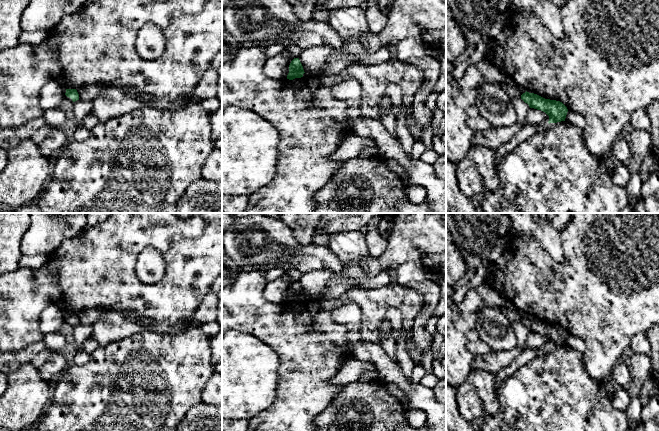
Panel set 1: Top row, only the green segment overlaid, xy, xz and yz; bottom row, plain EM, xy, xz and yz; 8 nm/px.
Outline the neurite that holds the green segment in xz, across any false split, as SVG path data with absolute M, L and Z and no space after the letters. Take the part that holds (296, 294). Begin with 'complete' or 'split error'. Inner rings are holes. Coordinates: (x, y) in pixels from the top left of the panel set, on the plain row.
complete | M294 282L289 289L289 297L287 299L287 303L293 304L295 302L301 302L303 301L304 297L304 293L299 282Z

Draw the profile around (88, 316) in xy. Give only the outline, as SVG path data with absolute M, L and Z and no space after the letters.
M100 308L85 309L76 313L79 318L79 323L84 325L92 325L95 323L105 310Z

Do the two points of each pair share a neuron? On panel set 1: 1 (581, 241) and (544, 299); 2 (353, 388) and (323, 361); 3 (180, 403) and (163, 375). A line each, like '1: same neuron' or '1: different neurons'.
1: same neuron
2: different neurons
3: same neuron

